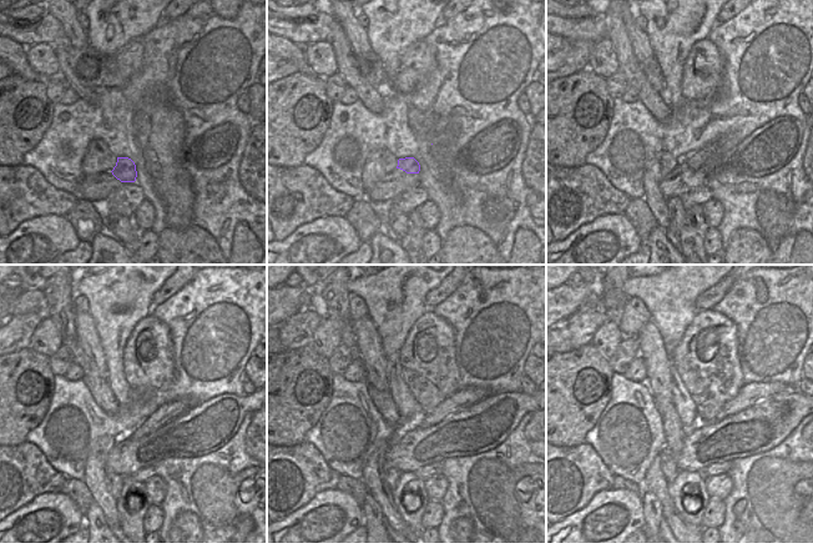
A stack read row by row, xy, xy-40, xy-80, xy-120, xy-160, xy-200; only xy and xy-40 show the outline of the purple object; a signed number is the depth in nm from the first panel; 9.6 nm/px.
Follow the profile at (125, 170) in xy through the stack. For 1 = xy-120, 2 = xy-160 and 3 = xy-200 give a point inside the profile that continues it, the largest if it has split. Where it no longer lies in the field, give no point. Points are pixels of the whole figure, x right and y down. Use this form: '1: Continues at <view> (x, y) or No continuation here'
1: Continues at xy-120 (153, 422)
2: Continues at xy-160 (464, 397)
3: Continues at xy-200 (750, 393).

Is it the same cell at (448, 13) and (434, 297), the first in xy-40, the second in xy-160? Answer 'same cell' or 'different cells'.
same cell

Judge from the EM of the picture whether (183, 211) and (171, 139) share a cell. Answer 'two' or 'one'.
one

